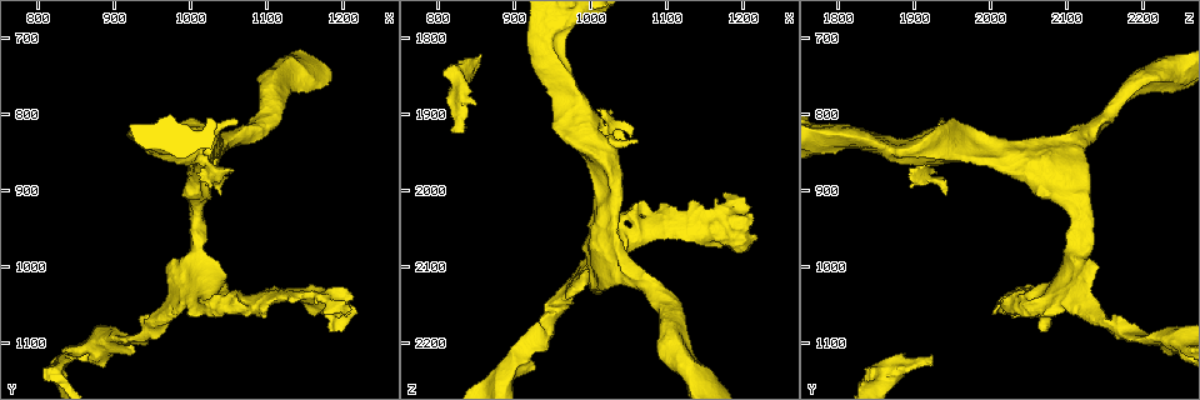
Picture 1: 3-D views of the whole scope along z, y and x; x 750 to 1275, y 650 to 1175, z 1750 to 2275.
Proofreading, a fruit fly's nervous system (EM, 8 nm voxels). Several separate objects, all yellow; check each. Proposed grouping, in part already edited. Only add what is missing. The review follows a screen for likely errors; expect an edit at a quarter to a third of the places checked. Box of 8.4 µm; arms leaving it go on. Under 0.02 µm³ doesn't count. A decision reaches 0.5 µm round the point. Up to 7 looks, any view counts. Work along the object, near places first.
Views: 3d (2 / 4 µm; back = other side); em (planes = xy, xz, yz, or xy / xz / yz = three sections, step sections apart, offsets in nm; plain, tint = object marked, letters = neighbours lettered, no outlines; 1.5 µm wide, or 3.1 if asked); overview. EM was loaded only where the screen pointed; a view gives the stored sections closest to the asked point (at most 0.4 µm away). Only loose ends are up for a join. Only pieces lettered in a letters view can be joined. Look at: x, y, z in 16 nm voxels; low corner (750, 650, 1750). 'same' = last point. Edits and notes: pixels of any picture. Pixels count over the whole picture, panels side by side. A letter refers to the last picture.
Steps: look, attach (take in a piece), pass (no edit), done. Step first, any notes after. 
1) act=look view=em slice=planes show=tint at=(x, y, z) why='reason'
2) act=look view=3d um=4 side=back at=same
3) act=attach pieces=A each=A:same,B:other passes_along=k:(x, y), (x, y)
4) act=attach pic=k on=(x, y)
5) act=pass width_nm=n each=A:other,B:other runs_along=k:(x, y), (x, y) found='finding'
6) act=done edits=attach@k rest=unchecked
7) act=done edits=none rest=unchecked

act=look view=em slice=xz step=8 show=letters at=(1060, 810, 1935) why='branch stops here'

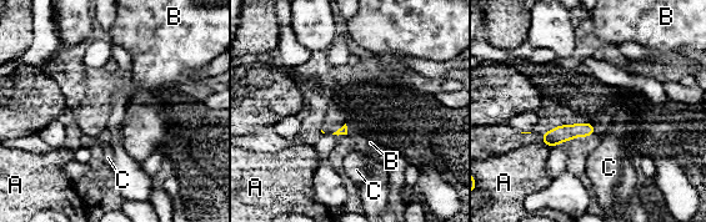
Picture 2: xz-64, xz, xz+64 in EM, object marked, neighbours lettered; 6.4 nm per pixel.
act=pass each=A:other,B:other,C:other border=2:(591, 122), (595, 134) found='no lettered piece goes on from it'

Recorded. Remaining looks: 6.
act=look view=3d um=4 at=(820, 1125, 1925) why='free end'

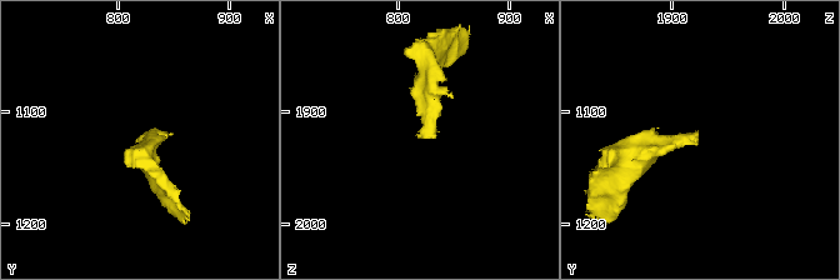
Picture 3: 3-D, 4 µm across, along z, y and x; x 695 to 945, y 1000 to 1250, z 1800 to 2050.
act=look view=em slice=xz step=4 show=tint at=(822, 1124, 1922)

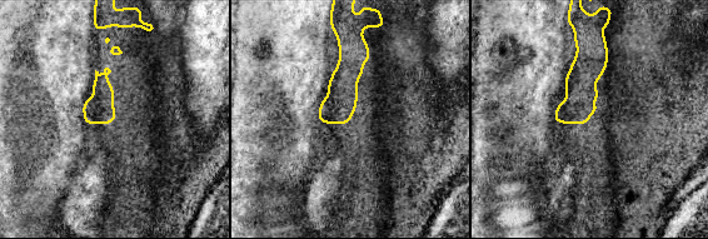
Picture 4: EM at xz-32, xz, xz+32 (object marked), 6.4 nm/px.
act=look view=em slice=planes show=letters at=same why='another direction'

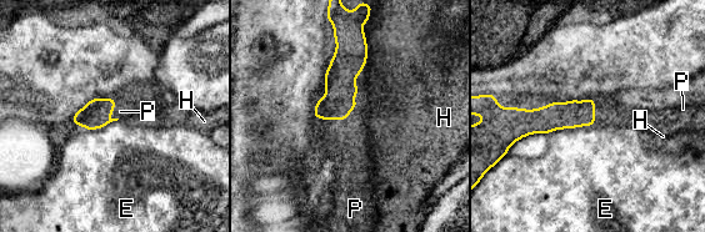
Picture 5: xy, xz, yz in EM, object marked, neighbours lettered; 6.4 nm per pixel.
act=attach pieces=P width_nm=180 each=E:other,H:other,P:same passes_along=5:(340, 76), (354, 107), (359, 137) found='it goes on there'

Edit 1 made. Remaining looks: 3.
act=look view=overview

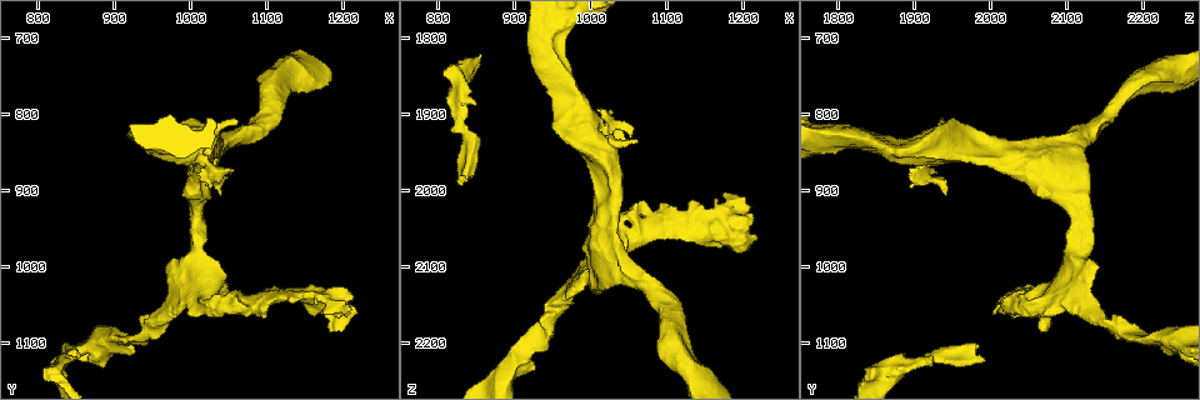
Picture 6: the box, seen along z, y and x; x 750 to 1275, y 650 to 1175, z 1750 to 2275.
act=look view=em slice=yz step=4 show=tint at=(915, 1115, 2240) why='branch stops here'

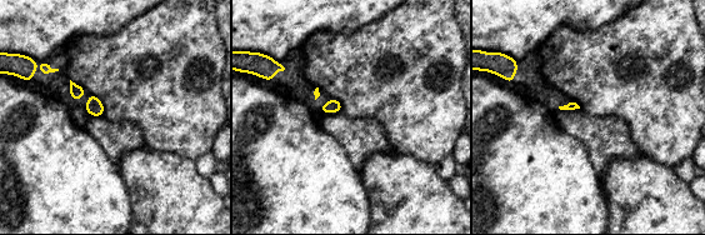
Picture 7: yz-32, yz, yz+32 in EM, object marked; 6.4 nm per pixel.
act=look view=em slice=planes show=letters at=same

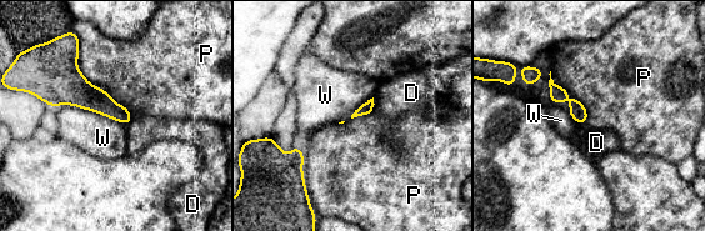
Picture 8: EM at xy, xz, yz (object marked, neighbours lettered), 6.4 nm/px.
act=pass each=D:other,P:other,W:other border=8:(78, 41), (79, 71), (133, 117) found='none of them fits'

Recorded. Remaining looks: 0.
act=done edits=attach@5 rest=unchecked

